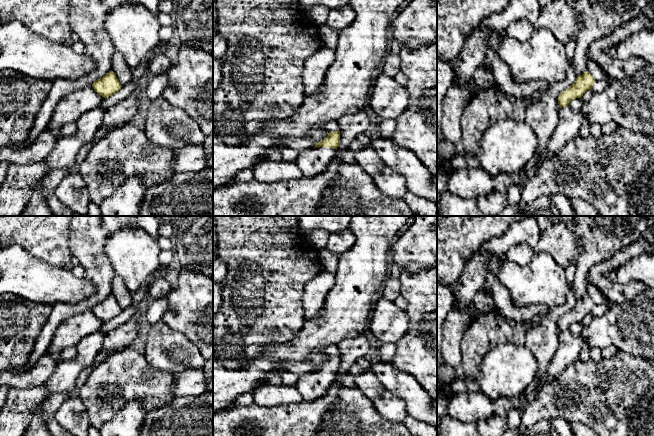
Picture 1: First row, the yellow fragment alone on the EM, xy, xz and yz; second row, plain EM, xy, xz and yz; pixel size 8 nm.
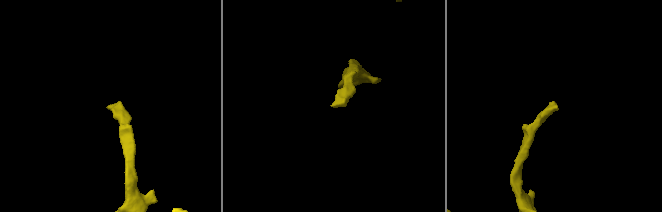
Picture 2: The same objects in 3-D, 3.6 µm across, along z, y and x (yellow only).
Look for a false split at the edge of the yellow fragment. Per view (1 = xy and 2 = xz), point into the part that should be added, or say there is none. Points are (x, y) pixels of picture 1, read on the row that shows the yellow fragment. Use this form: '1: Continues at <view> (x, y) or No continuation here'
1: No continuation here
2: Continues at xz (311, 162)

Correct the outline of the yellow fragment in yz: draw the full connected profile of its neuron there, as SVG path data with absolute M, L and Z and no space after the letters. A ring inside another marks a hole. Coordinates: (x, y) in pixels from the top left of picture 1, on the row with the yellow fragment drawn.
M588 61L587 71L582 75L577 76L575 82L559 95L559 107L568 106L572 100L581 98L587 90L592 88L594 82L599 80L605 80L608 84L611 84L614 81L603 71L598 63Z

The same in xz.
M340 131L329 132L313 149L299 153L296 164L306 178L324 173L340 144Z

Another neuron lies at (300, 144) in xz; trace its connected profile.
M311 129L304 138L285 140L283 147L291 148L302 153L308 149L313 149L316 143L321 142L328 136L328 133L325 129Z

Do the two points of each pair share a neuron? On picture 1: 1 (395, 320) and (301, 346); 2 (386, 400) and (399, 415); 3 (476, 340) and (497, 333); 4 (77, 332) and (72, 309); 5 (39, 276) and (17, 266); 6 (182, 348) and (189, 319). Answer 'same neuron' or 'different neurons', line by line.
1: different neurons
2: same neuron
3: same neuron
4: different neurons
5: same neuron
6: different neurons

